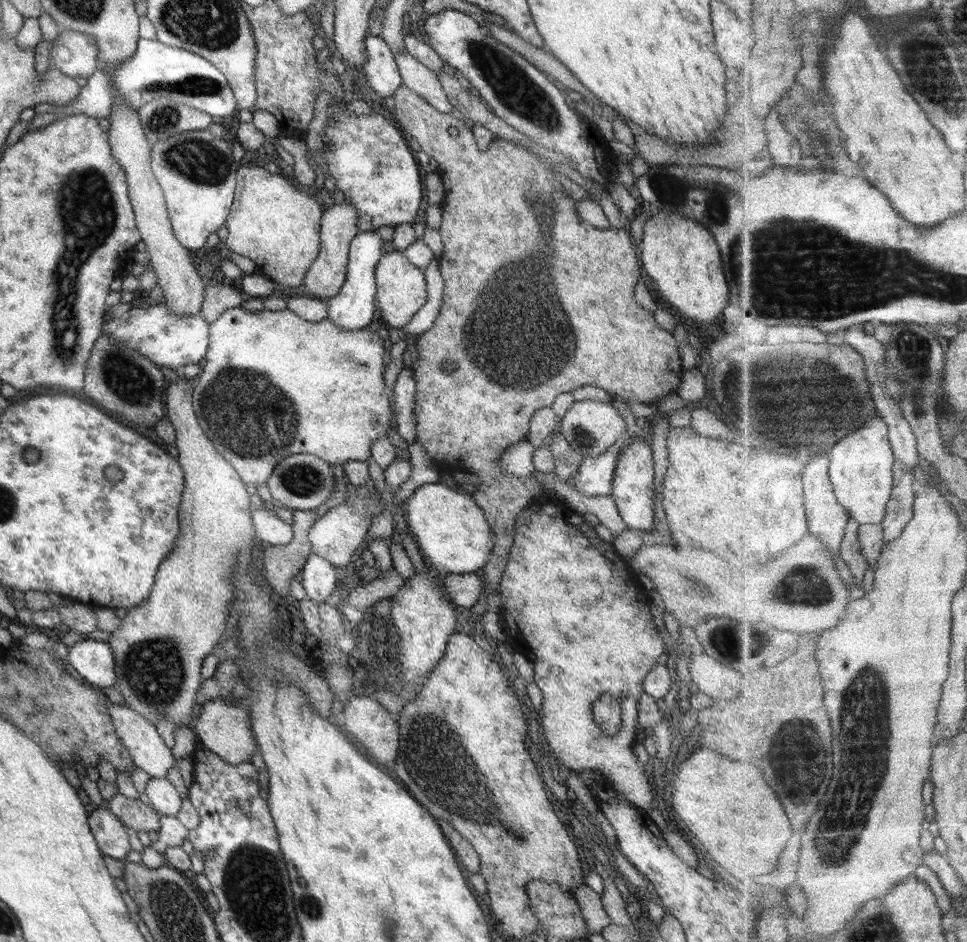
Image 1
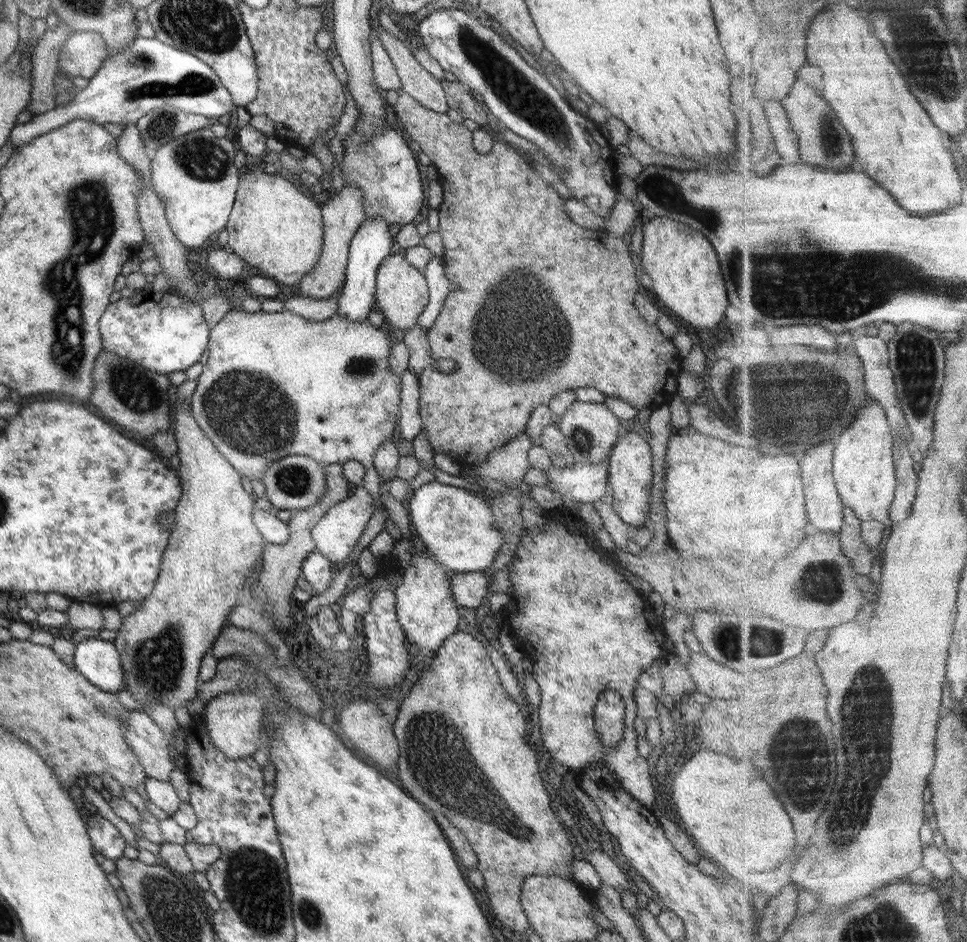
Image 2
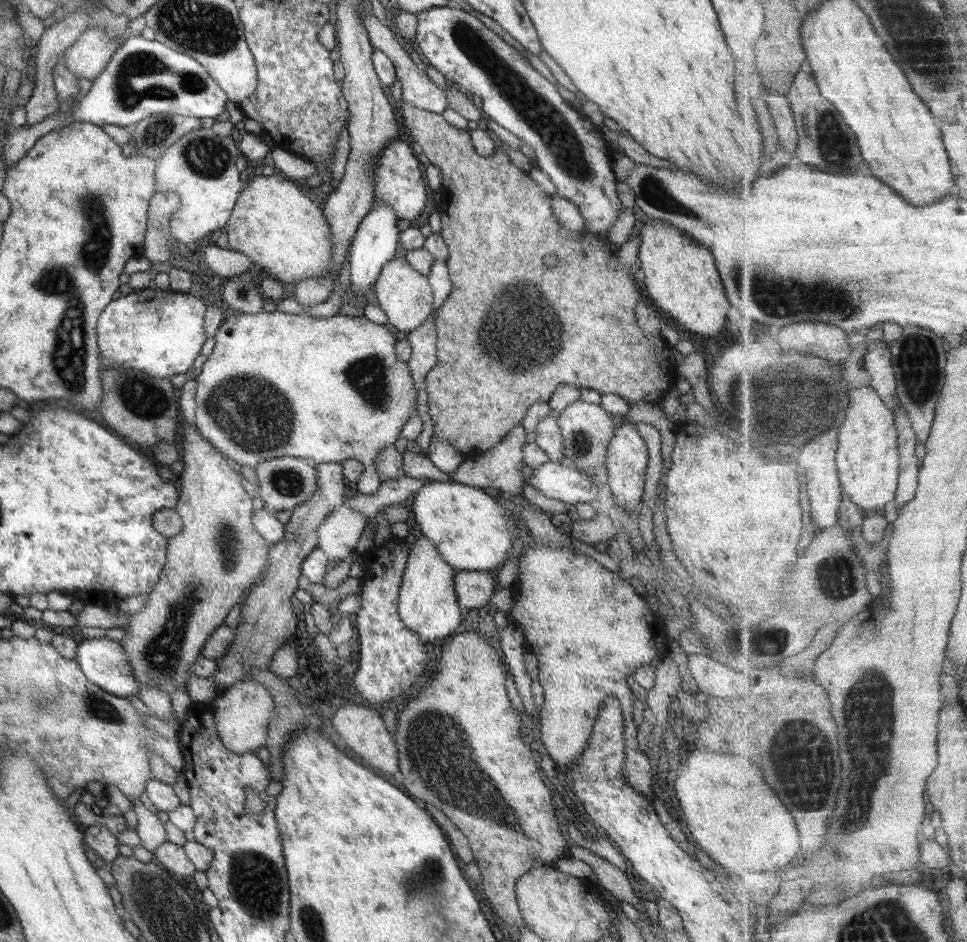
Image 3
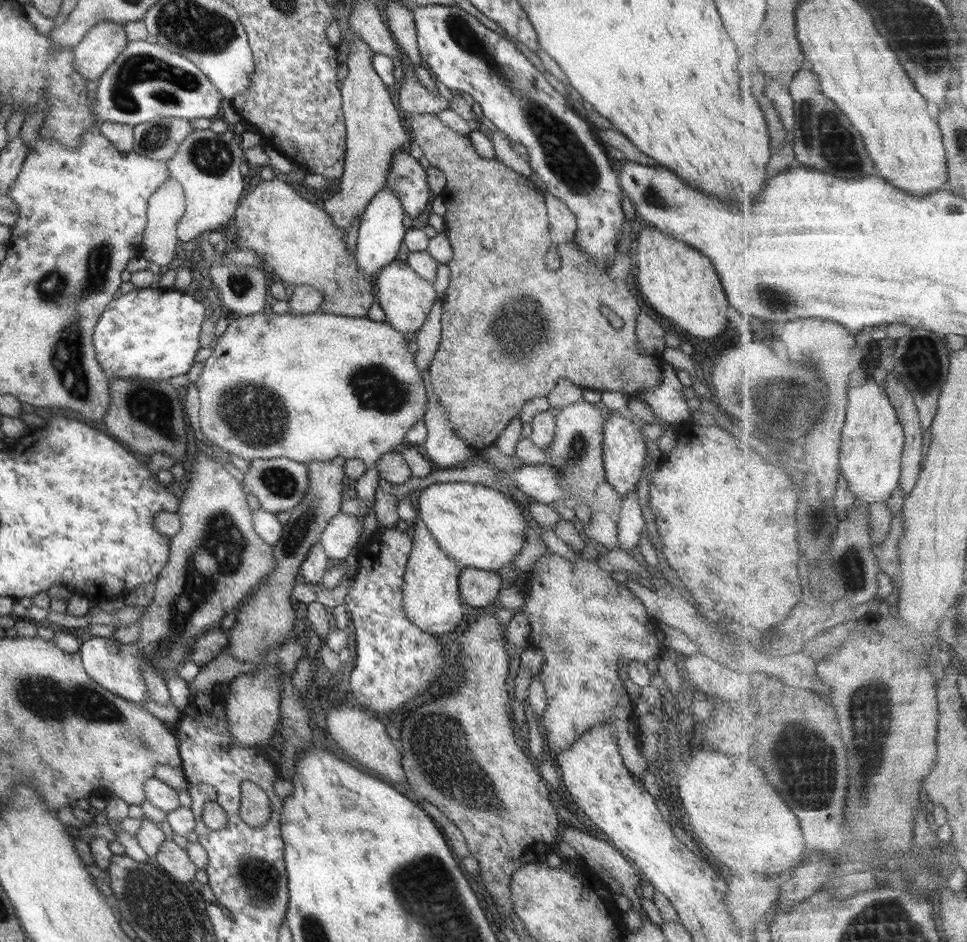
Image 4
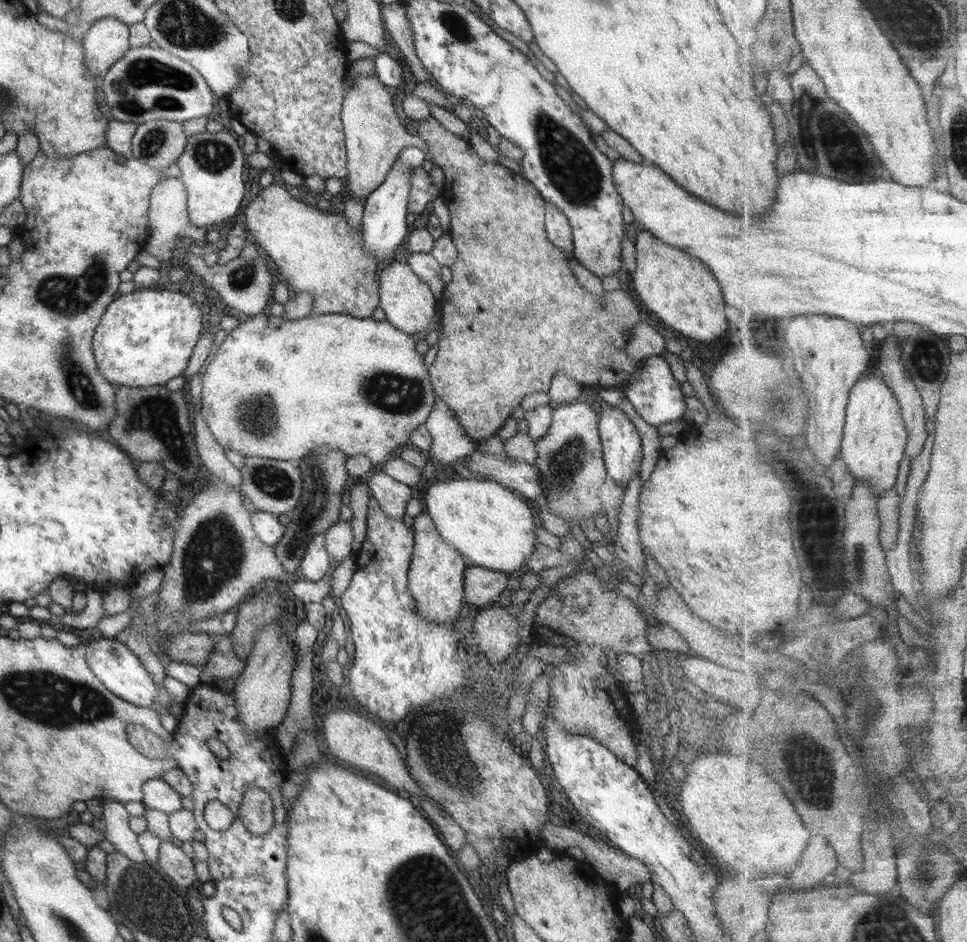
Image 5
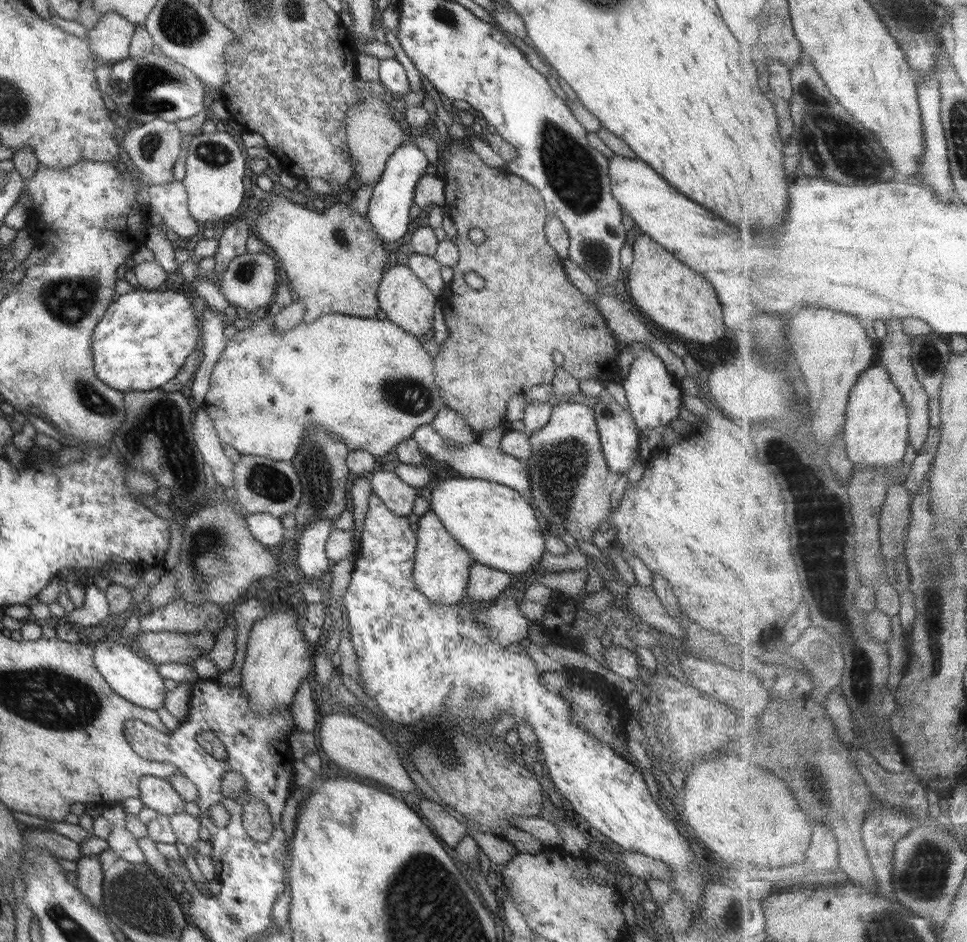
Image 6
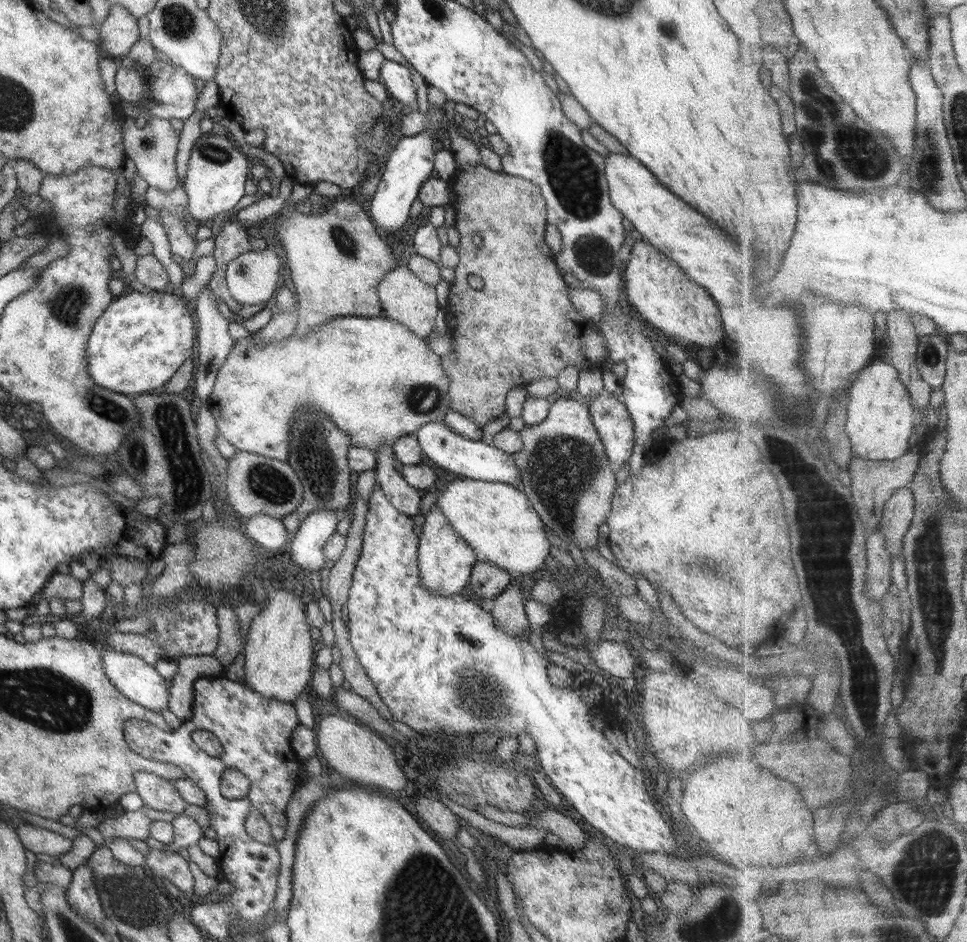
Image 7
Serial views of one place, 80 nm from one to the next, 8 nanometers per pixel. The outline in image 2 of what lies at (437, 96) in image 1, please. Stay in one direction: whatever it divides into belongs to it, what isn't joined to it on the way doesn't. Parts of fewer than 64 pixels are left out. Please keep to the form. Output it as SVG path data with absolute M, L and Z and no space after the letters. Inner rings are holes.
M372 29L382 49L388 54L396 75L400 80L400 90L408 94L423 108L445 113L448 109L440 82L423 69L407 49L406 43L389 35L383 29Z

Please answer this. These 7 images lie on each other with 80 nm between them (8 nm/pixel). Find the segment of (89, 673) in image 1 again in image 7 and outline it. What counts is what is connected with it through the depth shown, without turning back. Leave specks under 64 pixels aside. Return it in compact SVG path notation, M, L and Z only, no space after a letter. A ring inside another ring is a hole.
M101 650L100 652L104 674L118 690L118 694L123 694L123 697L129 699L130 702L147 710L161 712L167 709L168 682L159 676L153 666L149 666L133 654L114 650Z

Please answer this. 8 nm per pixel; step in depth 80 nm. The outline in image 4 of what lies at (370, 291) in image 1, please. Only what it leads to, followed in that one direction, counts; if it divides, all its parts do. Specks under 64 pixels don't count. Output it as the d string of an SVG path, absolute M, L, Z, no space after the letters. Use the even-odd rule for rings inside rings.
M383 187L379 192L375 193L373 198L368 200L367 206L360 216L357 244L353 252L355 264L362 273L365 273L365 276L374 278L379 270L395 261L406 232L405 228L403 228L403 216L401 201L389 187Z

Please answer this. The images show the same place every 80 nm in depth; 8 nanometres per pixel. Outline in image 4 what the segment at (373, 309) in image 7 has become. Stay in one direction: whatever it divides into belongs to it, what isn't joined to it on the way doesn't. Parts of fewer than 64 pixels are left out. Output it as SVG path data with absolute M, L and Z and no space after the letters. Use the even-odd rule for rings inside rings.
M274 177L270 181L260 180L253 191L239 201L229 228L233 232L233 244L239 249L254 251L272 279L293 287L315 289L323 297L321 312L349 318L366 316L369 306L373 304L373 278L360 271L353 254L349 254L345 248L345 235L333 225L324 210L297 195L289 183Z

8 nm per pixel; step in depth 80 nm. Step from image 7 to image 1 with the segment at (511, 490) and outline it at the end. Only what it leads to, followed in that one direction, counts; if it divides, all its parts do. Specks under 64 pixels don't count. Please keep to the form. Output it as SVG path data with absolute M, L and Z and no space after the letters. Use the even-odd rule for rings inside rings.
M425 483L416 488L405 502L407 503L405 506L405 510L407 510L406 526L409 534L416 541L426 565L453 574L475 573L486 568L485 562L488 561L487 556L493 548L494 536L482 510L471 500L469 495L465 496L460 491L452 490L443 483Z

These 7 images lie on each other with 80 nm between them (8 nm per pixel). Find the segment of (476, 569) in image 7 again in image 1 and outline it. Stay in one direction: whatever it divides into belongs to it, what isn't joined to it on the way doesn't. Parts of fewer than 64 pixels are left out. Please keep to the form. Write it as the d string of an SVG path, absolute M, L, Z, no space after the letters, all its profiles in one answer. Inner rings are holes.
M478 572L453 574L446 573L443 578L443 590L450 602L457 607L472 608L484 588Z

